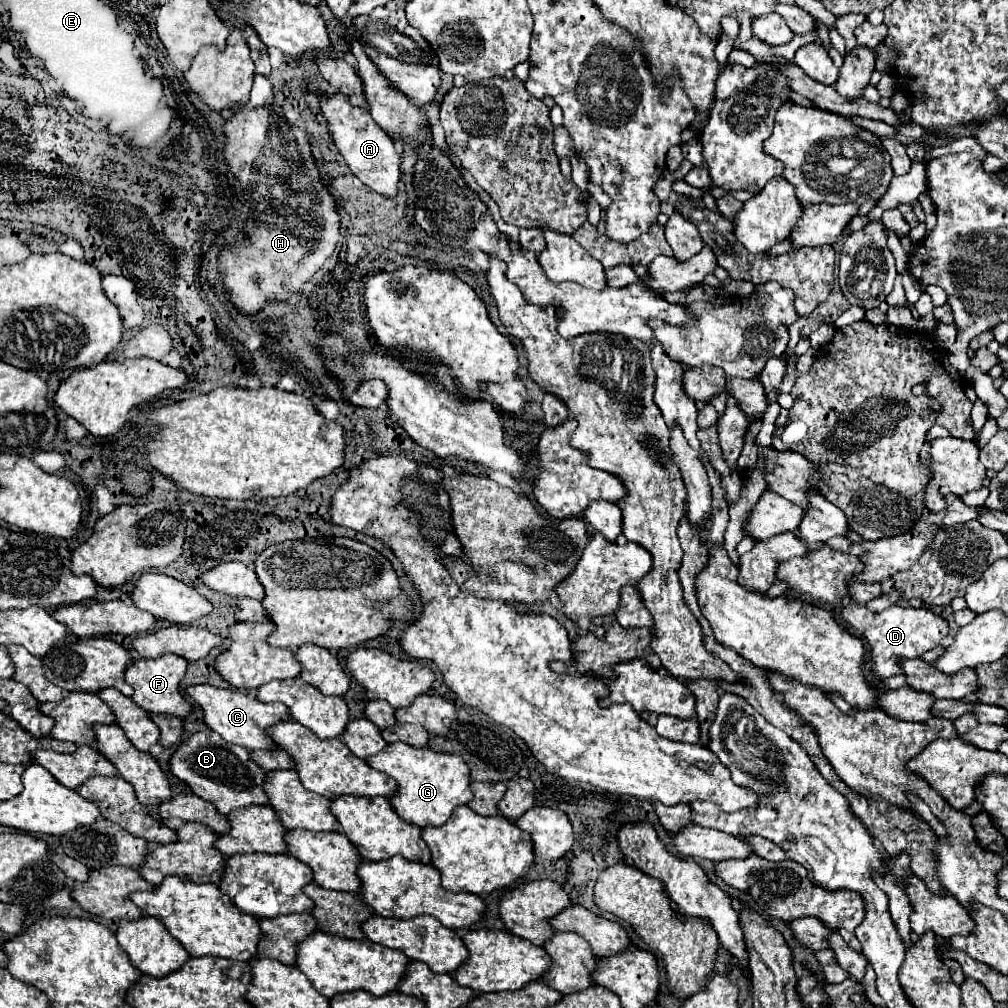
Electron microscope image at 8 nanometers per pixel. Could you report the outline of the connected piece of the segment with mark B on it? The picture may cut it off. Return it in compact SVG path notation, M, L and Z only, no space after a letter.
M195 732L179 746L169 762L171 772L179 780L187 782L197 796L211 800L223 814L251 804L267 804L267 792L263 788L265 770L251 760L251 752L247 748L229 744L215 732Z

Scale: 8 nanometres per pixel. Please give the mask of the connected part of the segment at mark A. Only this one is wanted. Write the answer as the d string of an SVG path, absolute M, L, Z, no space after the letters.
M345 94L329 96L321 102L323 116L329 124L329 132L333 134L333 142L341 156L345 158L351 172L367 184L371 190L395 198L399 194L399 180L401 180L401 160L395 152L395 144L387 132L383 132L371 118L367 108L353 106Z

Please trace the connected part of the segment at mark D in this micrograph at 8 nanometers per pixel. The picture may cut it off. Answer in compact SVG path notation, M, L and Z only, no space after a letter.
M845 602L843 604L843 620L849 622L855 628L855 634L867 642L869 646L869 662L871 670L881 676L899 676L903 674L903 668L899 668L899 660L903 658L919 658L923 652L927 652L934 647L940 646L941 641L949 634L949 624L945 618L939 614L921 608L901 608L901 606L889 606L883 612L871 612L867 606L857 604L857 602Z

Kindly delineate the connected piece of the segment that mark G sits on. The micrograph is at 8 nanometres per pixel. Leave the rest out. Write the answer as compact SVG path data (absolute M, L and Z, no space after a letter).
M393 742L383 752L367 758L367 762L371 768L397 780L399 792L391 796L391 804L403 820L421 828L443 826L457 806L471 802L469 768L467 762L455 754L441 754L431 748L415 748L403 742Z

